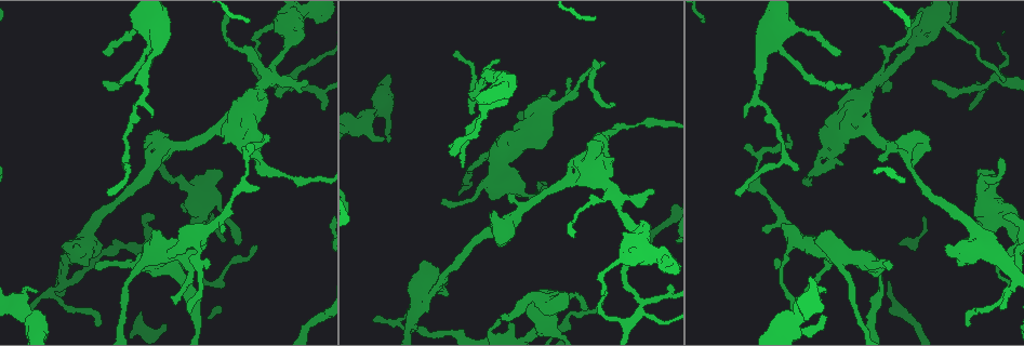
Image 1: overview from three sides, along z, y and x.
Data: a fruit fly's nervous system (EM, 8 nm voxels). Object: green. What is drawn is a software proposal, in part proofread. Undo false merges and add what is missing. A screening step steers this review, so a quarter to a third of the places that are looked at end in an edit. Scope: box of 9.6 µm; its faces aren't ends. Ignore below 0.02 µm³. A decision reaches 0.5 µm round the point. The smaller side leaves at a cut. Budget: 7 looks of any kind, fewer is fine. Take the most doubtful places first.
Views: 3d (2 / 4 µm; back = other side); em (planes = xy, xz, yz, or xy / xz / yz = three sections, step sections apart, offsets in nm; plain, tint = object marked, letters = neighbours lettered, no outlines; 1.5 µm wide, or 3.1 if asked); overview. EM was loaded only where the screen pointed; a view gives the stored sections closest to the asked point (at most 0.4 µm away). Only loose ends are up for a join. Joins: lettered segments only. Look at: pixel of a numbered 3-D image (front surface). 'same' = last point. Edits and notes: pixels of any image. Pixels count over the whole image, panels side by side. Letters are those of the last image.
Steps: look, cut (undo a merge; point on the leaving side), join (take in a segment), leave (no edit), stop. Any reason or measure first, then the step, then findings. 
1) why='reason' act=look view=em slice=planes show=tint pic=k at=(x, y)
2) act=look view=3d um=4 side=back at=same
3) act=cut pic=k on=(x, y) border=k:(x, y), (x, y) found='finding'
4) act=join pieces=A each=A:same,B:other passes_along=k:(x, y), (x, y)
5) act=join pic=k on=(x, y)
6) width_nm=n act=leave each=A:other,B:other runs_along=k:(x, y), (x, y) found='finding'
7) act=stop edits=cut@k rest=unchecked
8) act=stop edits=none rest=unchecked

why='an open end' act=look view=3d um=2 pic=1 at=(80, 234)

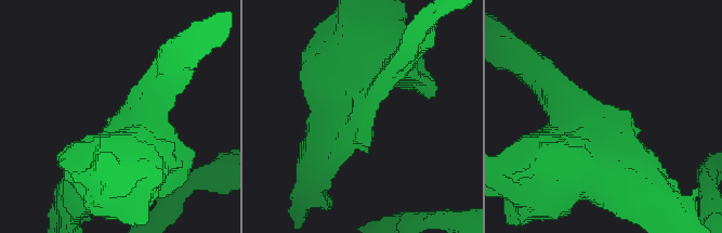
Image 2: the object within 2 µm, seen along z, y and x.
why='shape alone is not enough' act=look view=em slice=planes show=letters pic=2 at=(640, 131)

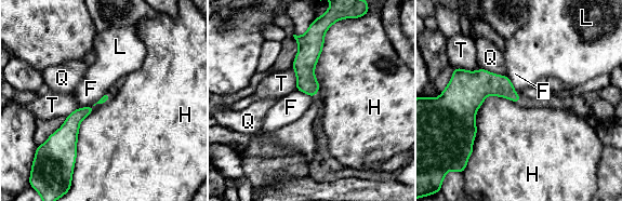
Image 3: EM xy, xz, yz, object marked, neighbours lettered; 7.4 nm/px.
longest_contact=H:550nm act=leave each=F:other,H:other,L:other,Q:other,T:other border=3:(104, 94), (92, 105), (77, 108) found='no lettered segment goes on from it'

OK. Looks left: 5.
why='free end' act=look view=3d um=2 pic=1 at=(610, 102)

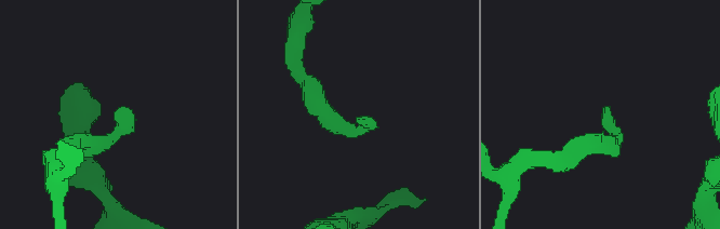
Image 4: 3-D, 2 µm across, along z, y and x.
act=look view=em slice=xy step=4 show=letters pic=4 at=(606, 107)

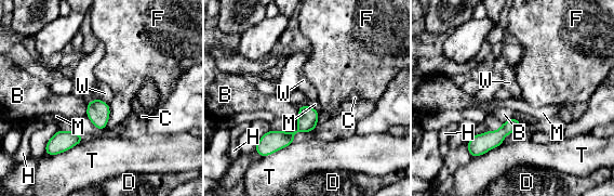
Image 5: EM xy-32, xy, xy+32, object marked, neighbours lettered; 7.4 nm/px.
why='cut it another way' act=look view=em slice=planes show=letters at=same

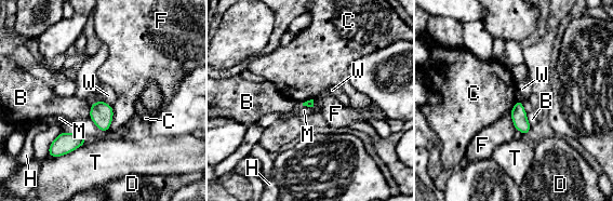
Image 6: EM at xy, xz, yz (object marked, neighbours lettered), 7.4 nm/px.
longest_contact=T:320nm act=leave each=B:other,C:other,D:other,F:other,H:other,M:other,T:other,W:other border=6:(102, 99), (111, 106) found='no lettered segment goes on from it'

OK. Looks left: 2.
why='branch point' act=look view=3d um=4 pic=1 at=(616, 195)

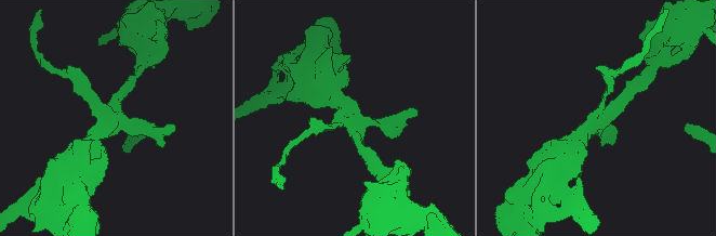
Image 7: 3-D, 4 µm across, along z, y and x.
act=look view=em slice=xz step=4 show=letters pic=7 at=(113, 119)

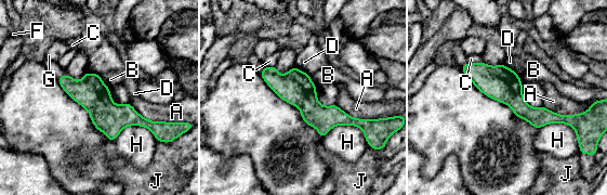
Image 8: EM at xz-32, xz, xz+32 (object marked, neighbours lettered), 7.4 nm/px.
act=leave each=A:other,B:other,C:other,D:other,F:other,G:other,H:other,J:other found='one cell here'

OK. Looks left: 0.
act=stop edits=none rest=unchecked

